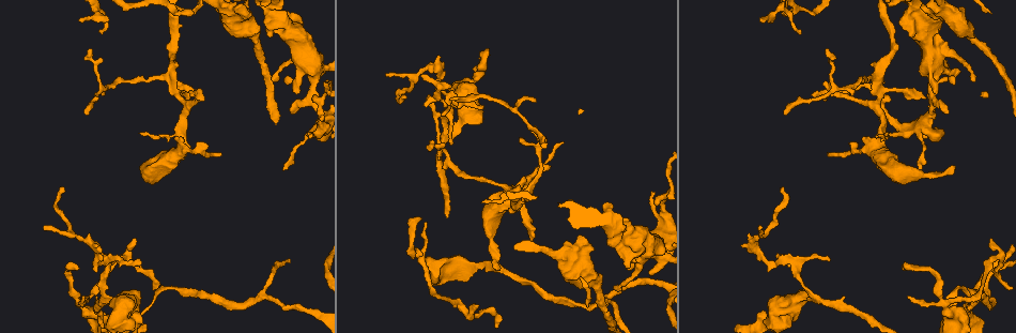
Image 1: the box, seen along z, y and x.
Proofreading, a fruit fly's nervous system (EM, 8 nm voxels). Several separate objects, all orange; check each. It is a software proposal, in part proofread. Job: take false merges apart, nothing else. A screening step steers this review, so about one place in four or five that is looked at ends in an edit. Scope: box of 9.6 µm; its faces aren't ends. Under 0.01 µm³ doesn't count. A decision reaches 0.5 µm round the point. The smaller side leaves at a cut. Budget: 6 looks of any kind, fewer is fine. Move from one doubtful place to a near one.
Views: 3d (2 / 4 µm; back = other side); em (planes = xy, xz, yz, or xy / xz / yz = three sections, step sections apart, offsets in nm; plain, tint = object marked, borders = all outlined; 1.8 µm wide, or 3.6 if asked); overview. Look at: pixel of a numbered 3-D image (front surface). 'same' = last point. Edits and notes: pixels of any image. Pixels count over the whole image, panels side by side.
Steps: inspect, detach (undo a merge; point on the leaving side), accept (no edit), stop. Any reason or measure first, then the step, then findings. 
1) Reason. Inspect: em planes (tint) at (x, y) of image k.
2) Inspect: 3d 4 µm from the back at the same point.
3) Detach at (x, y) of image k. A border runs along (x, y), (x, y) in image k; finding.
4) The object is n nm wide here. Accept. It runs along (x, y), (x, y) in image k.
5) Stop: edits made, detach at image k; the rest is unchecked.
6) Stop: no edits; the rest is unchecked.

Calibre changes. Inspect: em planes (plain) at (600, 289) of image 1.

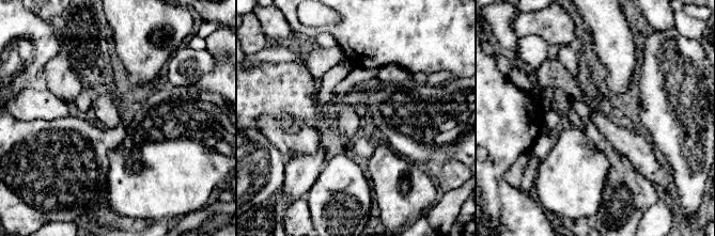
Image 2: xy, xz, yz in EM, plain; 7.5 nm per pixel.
Inspect: em planes (tint) at the same point.

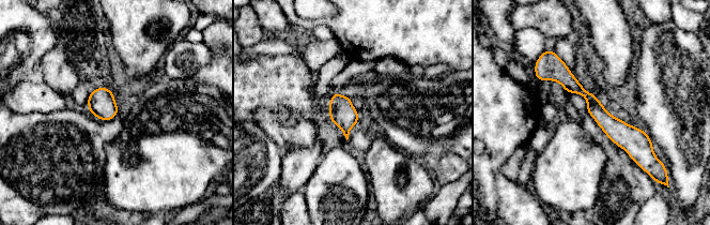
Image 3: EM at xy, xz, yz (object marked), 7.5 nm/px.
Accept. It runs along (540, 75), (562, 75), (618, 132), (647, 145) in image 3; continuous, no second neuron.

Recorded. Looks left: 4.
Sharp bend. Inspect: em planes (plain) at (660, 258) of image 1.

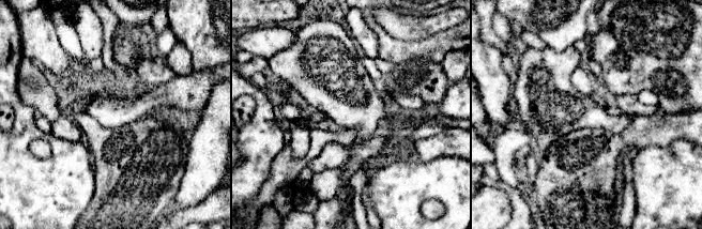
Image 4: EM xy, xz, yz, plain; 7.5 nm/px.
With the object marked. Inspect: em planes (tint) at the same point.

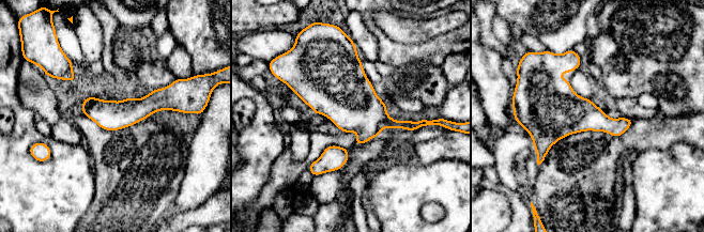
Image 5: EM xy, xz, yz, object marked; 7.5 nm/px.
The object is 220 nm wide here. Accept. Continuous, no second neuron.

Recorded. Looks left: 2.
Abrupt turn. Inspect: em planes (tint) at (107, 262) of image 1.

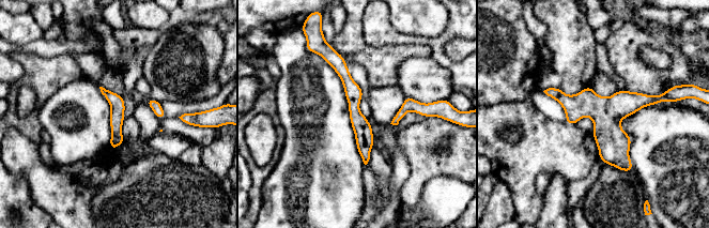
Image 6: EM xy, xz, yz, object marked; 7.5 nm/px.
The object is 110 nm wide here. Accept. All the same neuron.

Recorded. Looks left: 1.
Stop: no edits; the rest is unchecked.

